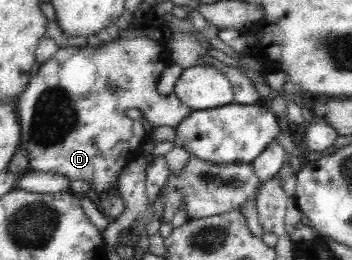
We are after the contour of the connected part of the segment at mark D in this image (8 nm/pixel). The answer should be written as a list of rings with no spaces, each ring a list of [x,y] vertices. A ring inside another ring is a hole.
[[[143,36],[117,38],[111,42],[103,42],[97,48],[86,43],[60,44],[55,55],[40,66],[37,75],[30,78],[18,98],[22,140],[17,149],[27,152],[27,171],[61,173],[69,181],[82,180],[93,183],[95,186],[85,195],[90,195],[95,200],[115,191],[119,184],[119,174],[132,161],[131,156],[137,156],[140,152],[148,132],[143,127],[143,121],[131,120],[126,116],[126,111],[140,110],[152,127],[171,126],[176,131],[179,124],[193,112],[174,92],[169,96],[162,96],[155,89],[163,71],[170,64],[168,46],[163,44],[163,40]]]

